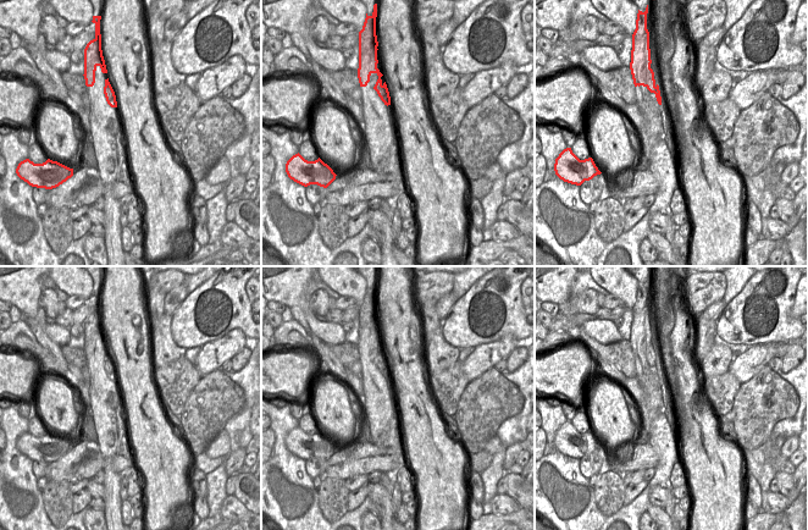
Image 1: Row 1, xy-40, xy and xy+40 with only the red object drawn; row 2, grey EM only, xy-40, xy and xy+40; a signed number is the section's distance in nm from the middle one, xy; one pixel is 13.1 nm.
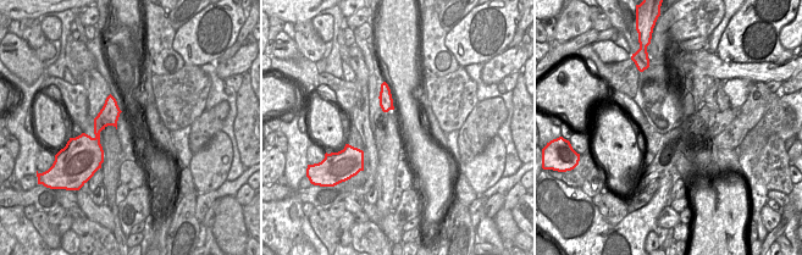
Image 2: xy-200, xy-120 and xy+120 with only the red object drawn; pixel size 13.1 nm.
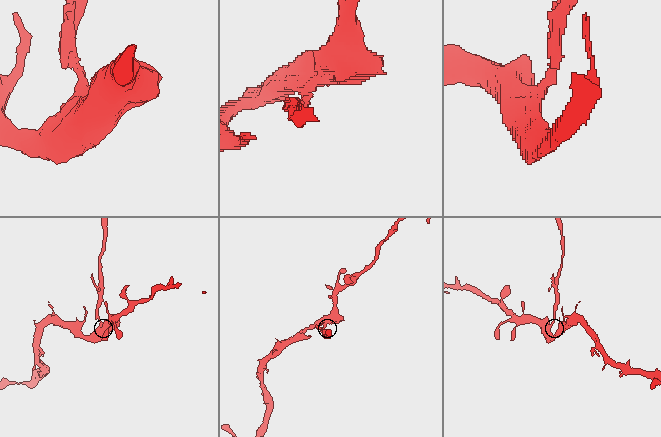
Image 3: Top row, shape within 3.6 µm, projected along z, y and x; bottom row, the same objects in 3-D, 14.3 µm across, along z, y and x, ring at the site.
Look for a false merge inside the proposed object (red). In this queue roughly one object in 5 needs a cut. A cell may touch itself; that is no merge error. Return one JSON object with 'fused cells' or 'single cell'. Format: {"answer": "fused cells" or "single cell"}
{"answer": "fused cells"}

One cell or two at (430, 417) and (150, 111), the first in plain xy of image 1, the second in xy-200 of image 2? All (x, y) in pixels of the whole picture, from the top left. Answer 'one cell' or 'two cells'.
two cells

